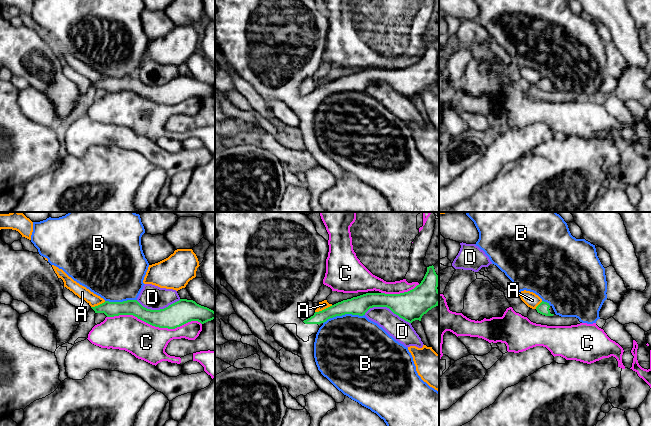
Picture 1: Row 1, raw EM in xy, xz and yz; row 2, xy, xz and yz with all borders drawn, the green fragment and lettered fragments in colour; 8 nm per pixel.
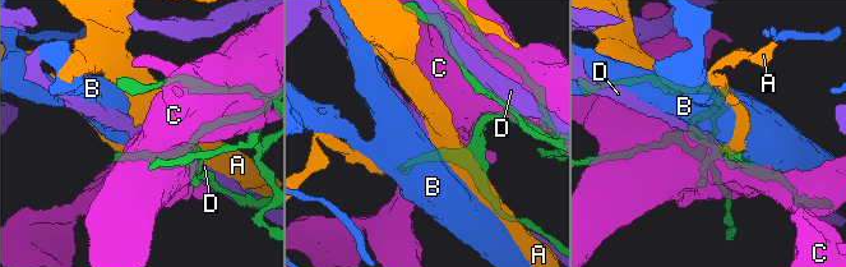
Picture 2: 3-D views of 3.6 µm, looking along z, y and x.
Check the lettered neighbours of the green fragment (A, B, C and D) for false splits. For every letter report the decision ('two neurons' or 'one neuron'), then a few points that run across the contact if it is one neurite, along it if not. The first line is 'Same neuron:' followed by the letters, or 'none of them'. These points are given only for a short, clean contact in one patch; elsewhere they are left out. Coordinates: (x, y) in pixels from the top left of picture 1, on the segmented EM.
Same neuron: none of them
A: two neurons | xz (332, 305), (315, 312)
B: two neurons
C: two neurons
D: two neurons

